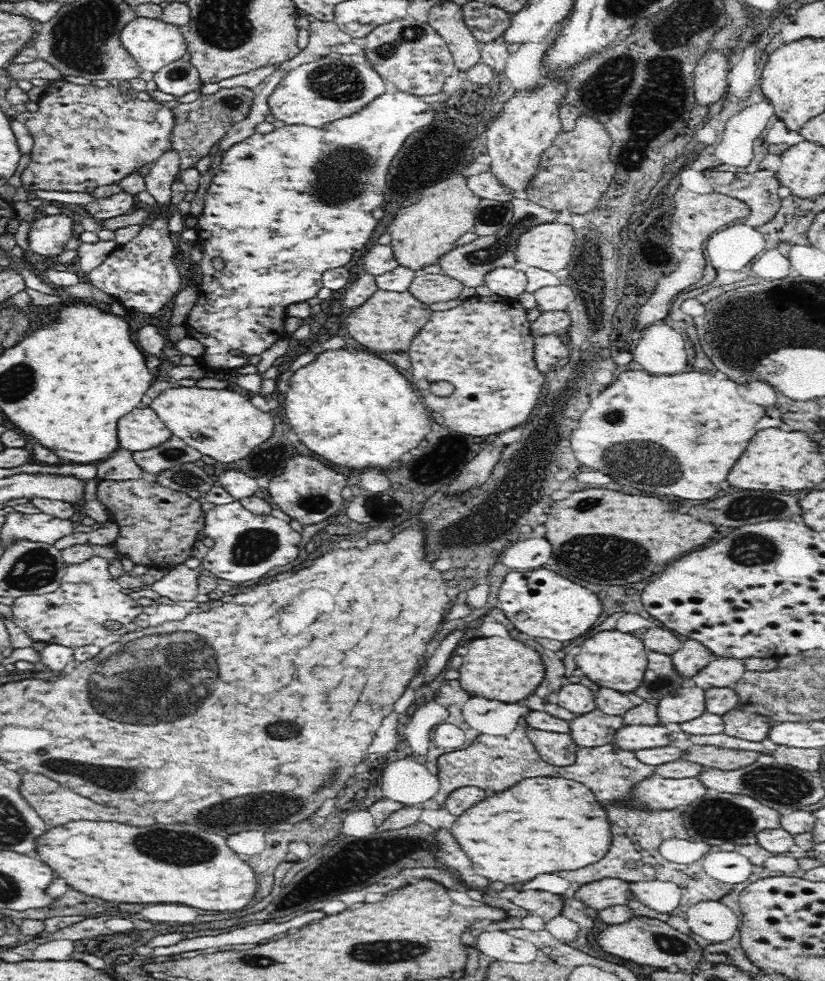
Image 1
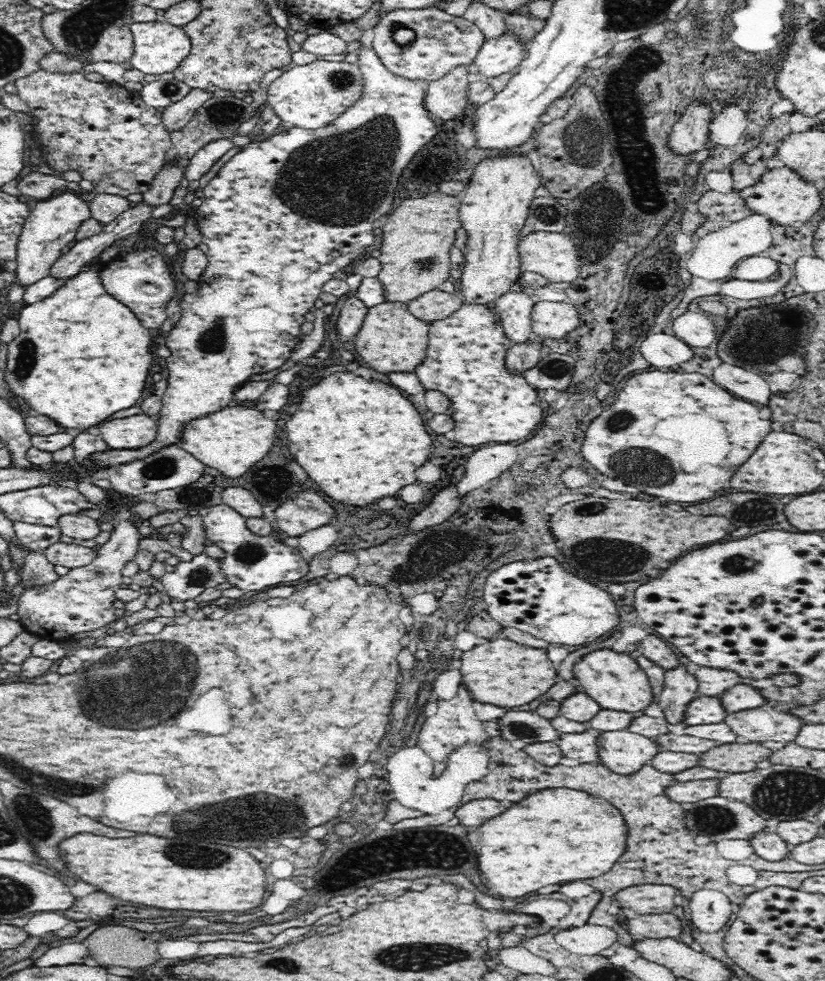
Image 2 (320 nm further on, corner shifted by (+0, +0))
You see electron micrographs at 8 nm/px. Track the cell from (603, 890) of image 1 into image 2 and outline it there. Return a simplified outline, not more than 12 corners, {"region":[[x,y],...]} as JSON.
{"region":[[636,884],[613,895],[638,914],[671,913],[678,890],[665,884]]}

